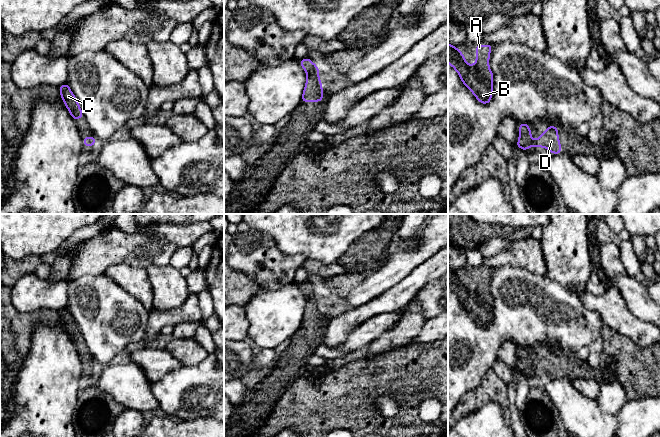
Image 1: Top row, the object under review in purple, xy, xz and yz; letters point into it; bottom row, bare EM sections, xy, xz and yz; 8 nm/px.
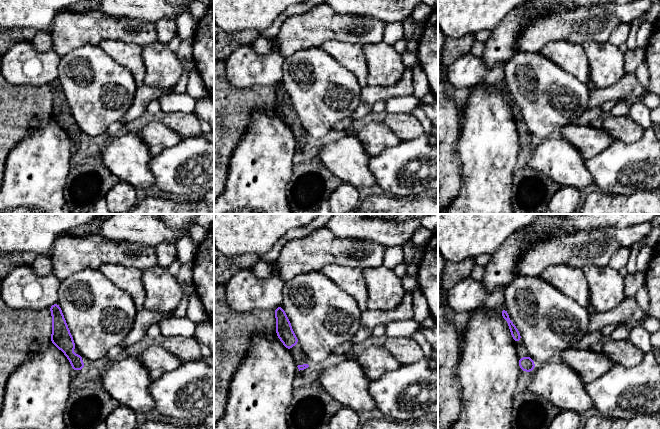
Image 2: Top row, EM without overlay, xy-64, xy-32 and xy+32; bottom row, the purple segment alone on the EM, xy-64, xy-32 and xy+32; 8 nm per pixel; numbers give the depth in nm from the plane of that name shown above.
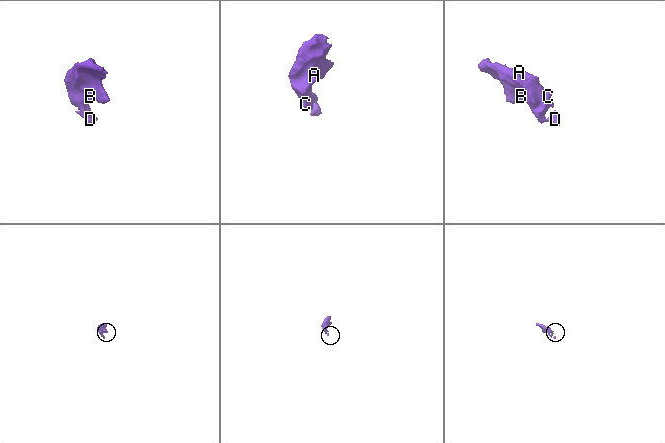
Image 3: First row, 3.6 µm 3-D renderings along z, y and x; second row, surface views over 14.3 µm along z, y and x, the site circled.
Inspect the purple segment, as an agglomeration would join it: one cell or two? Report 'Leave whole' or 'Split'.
Leave whole

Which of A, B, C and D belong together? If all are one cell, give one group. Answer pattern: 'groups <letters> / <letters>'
groups A B C D

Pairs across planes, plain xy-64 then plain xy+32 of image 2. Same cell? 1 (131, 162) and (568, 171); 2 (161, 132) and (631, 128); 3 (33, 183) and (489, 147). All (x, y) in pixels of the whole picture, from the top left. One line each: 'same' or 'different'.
1: same
2: different
3: same

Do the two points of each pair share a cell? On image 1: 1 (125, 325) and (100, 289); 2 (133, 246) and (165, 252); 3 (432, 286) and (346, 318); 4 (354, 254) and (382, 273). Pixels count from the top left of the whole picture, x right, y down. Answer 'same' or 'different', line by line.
1: same
2: same
3: different
4: different

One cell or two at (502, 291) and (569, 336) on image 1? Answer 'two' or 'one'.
one

